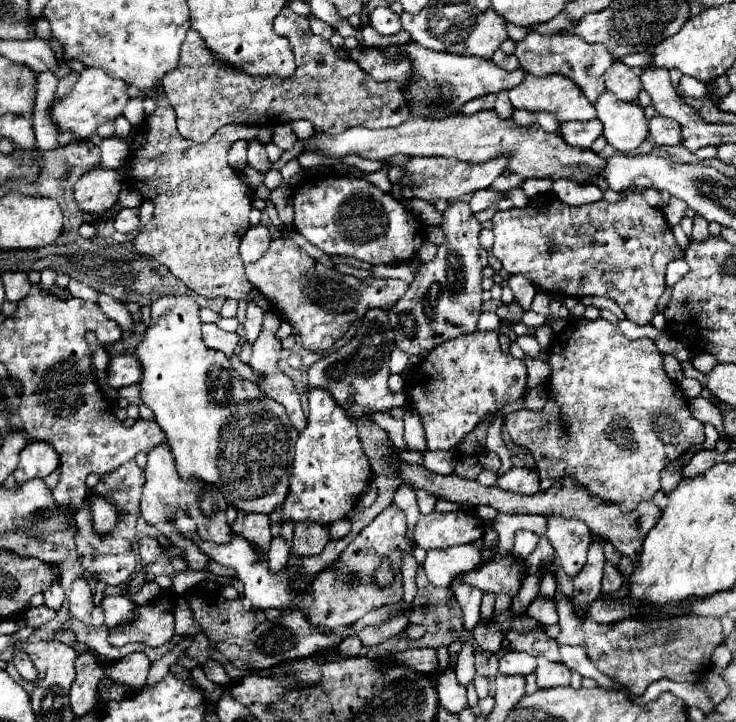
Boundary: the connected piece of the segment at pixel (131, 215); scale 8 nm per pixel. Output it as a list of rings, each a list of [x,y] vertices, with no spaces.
[[[123,209],[117,217],[115,217],[115,231],[119,233],[127,233],[133,231],[139,223],[139,209]]]

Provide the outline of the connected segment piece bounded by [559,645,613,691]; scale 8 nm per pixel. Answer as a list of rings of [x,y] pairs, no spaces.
[[[573,645],[573,647],[561,647],[559,651],[561,651],[561,657],[563,657],[563,661],[565,661],[565,665],[567,665],[569,669],[581,673],[583,677],[595,679],[601,687],[608,691],[613,690],[612,680],[600,671],[597,671],[597,669],[589,663],[589,655],[587,655],[587,649],[585,649],[585,647]]]

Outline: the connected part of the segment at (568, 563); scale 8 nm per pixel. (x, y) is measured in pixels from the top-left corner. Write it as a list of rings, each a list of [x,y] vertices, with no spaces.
[[[549,517],[547,519],[547,537],[555,549],[555,557],[559,559],[563,571],[569,577],[575,577],[585,561],[587,551],[591,545],[591,531],[579,519],[563,519],[563,517]]]

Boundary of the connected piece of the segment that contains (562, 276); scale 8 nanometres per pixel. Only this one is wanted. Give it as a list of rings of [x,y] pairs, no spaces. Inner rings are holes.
[[[625,191],[627,197],[619,203],[597,201],[581,207],[569,207],[559,201],[553,193],[531,199],[523,209],[497,211],[493,221],[495,245],[491,253],[499,257],[509,273],[523,273],[537,289],[567,297],[607,297],[613,299],[629,321],[649,323],[655,315],[655,305],[665,291],[665,267],[669,261],[683,257],[679,245],[673,239],[671,227],[667,225],[661,211],[651,207],[641,193]],[[549,239],[555,243],[555,251],[547,251]]]

